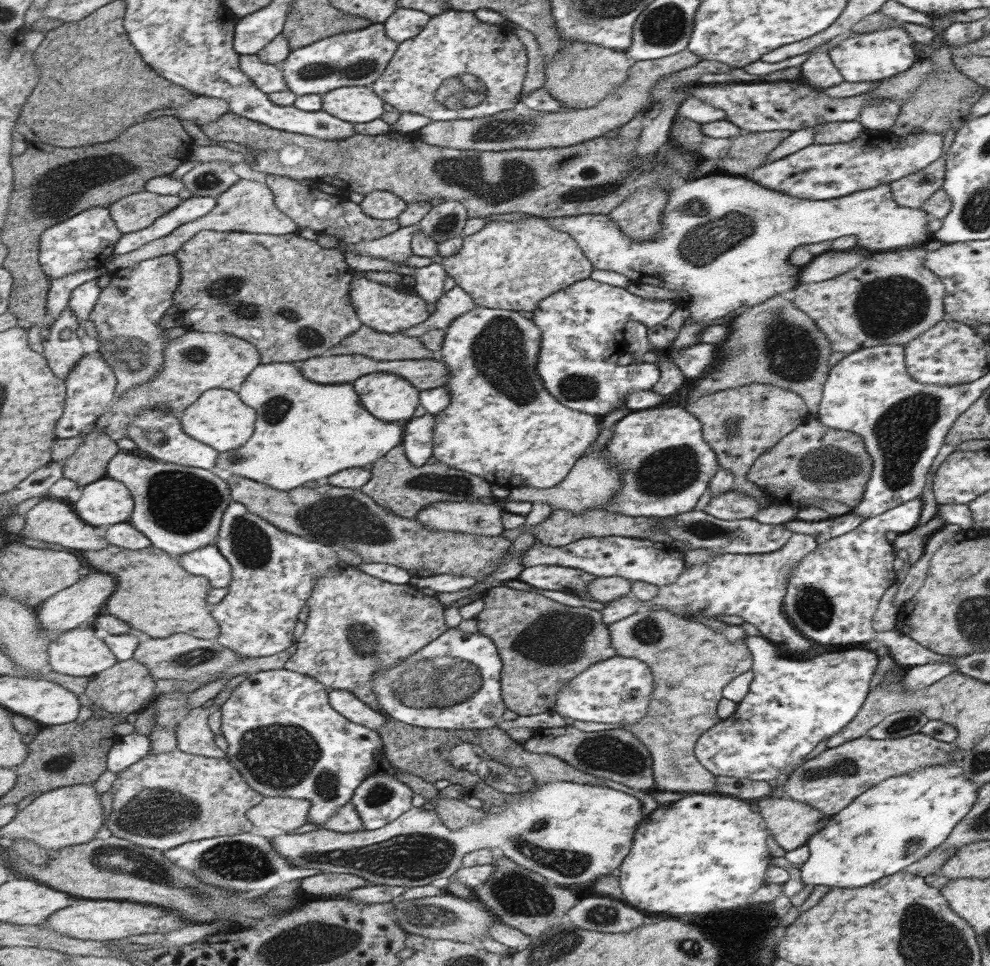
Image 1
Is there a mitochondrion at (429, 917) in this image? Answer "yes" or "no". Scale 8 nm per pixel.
yes

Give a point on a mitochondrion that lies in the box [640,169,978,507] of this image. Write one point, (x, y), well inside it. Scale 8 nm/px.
(902, 432)

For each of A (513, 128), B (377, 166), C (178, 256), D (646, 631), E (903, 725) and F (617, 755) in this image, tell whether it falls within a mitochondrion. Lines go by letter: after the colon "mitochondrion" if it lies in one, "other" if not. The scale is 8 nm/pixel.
A: mitochondrion
B: other
C: other
D: mitochondrion
E: mitochondrion
F: mitochondrion

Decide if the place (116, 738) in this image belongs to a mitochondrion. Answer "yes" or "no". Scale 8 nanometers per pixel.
no

